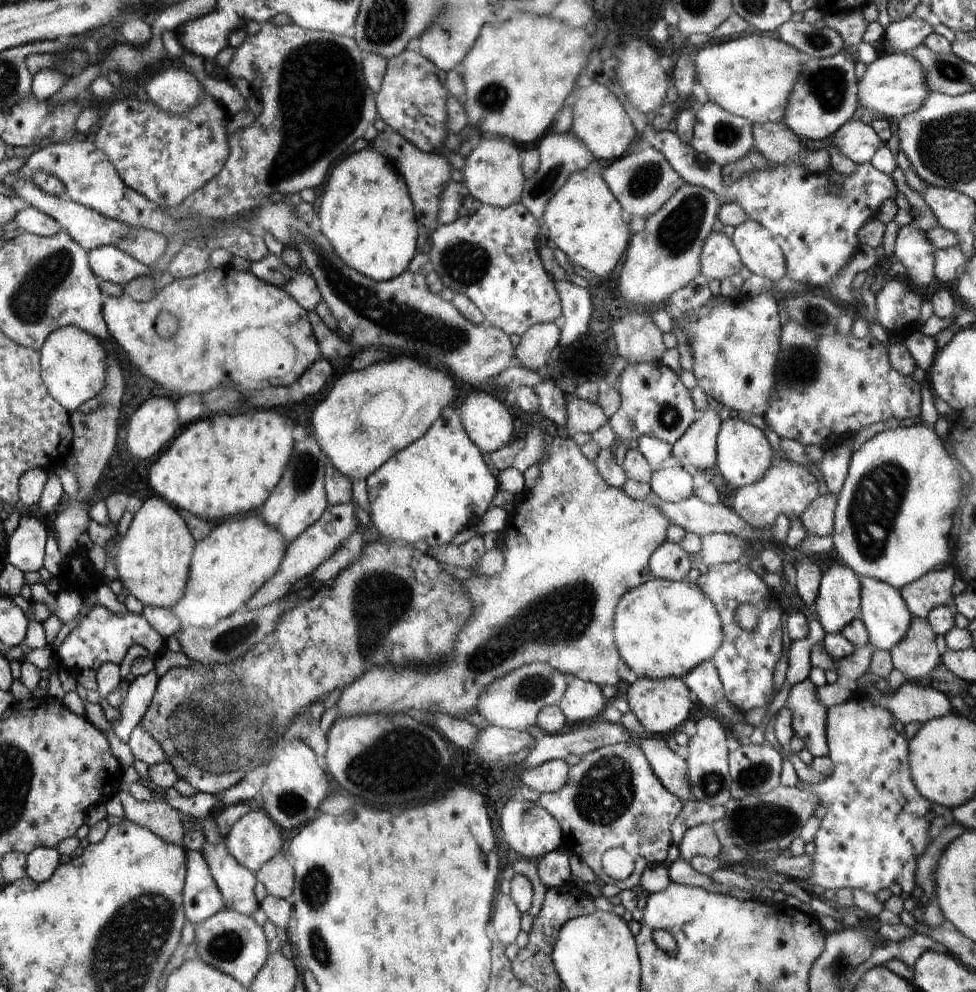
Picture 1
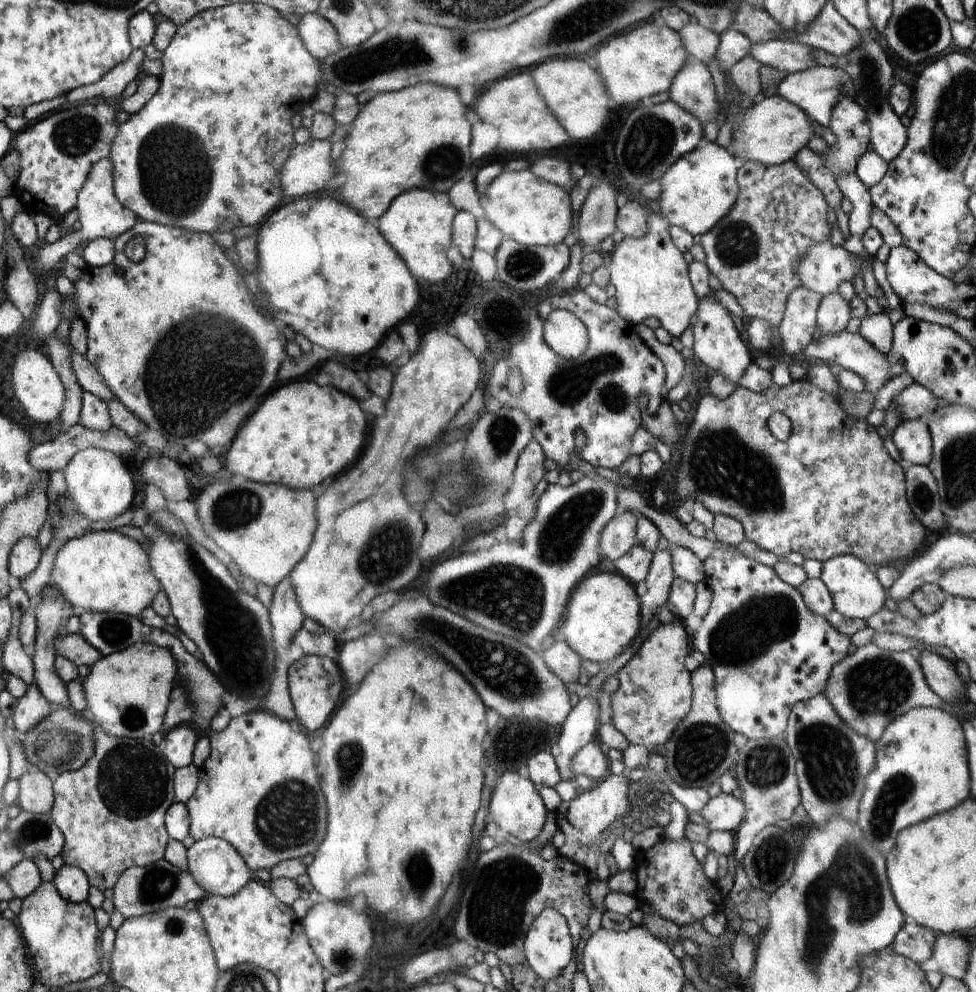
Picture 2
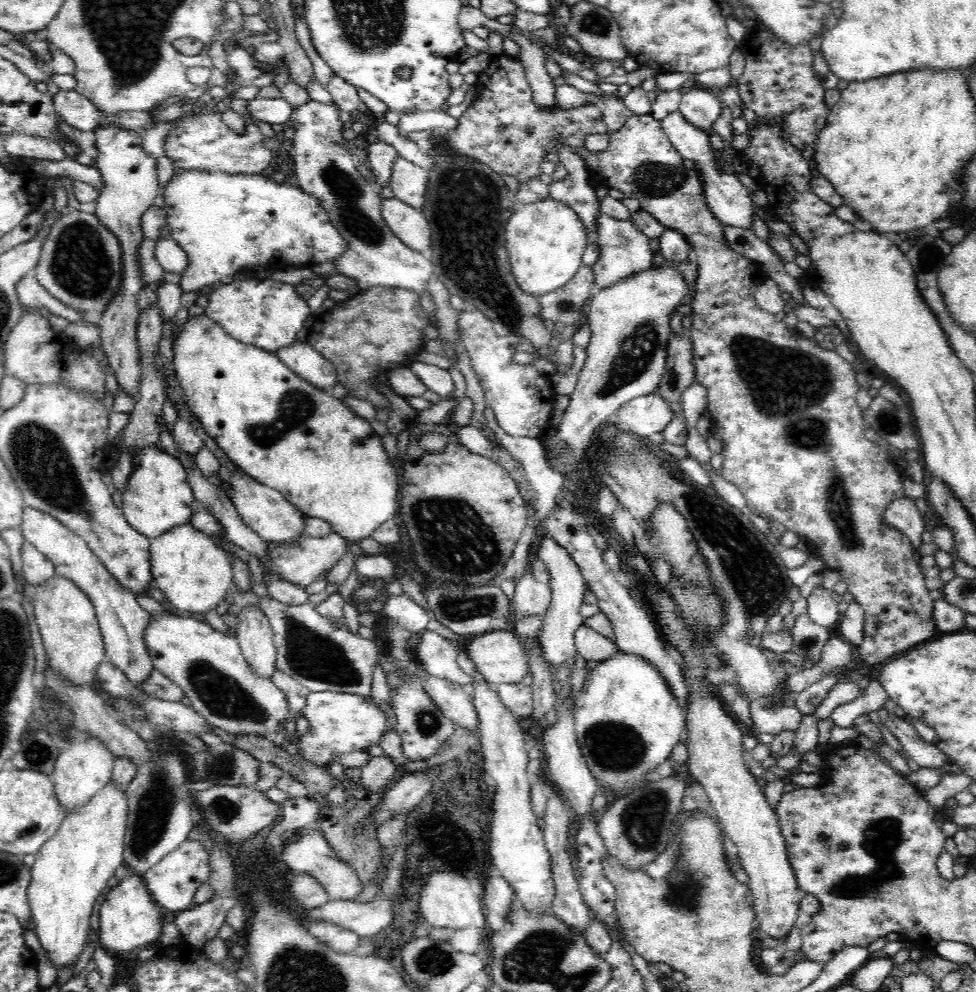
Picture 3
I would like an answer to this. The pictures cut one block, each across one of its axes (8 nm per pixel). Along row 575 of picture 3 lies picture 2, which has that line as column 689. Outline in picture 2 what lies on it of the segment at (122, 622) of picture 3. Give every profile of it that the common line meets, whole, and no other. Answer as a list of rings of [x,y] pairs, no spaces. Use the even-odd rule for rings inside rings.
[[[688,56],[688,64],[684,64],[684,68],[676,74],[669,98],[682,110],[696,116],[700,124],[716,120],[720,114],[721,105],[711,72],[707,65],[693,56]]]

